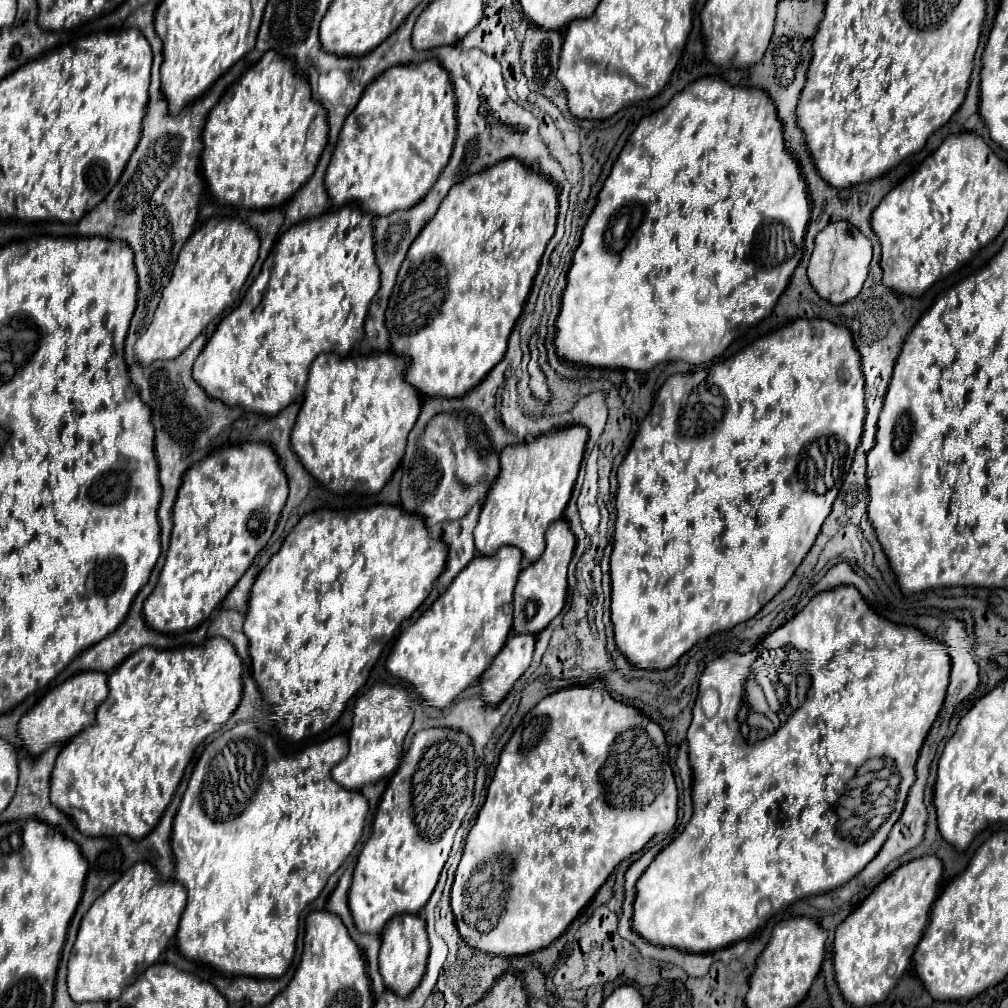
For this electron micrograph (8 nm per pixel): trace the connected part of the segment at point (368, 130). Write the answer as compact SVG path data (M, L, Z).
M428 59L418 65L390 67L366 87L362 99L344 121L324 179L330 201L338 207L356 205L372 215L390 215L400 209L410 209L426 197L446 167L454 147L454 137L456 97L448 71L436 59Z

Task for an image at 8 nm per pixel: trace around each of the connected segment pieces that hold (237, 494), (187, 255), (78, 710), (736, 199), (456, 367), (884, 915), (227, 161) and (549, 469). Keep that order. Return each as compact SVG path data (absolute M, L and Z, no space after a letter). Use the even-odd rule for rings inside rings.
M242 443L226 447L194 463L178 489L178 499L172 513L172 539L162 567L158 585L144 601L144 619L158 633L180 633L198 627L210 613L220 607L230 589L246 573L256 553L266 545L276 529L280 511L288 497L288 477L282 471L276 453L266 443Z
M212 217L202 223L182 247L172 279L164 287L162 301L150 327L134 345L140 367L158 359L176 359L204 331L204 327L228 309L240 295L256 259L260 239L240 219Z
M78 673L52 689L34 709L30 709L18 723L18 737L22 739L26 751L38 757L52 745L64 745L76 733L96 723L96 709L108 697L108 675L106 673Z
M702 77L694 83L688 83L684 91L672 97L672 101L662 107L658 113L644 117L634 133L628 137L622 153L618 155L608 179L604 181L602 191L598 193L596 207L588 217L582 233L582 241L574 251L572 265L566 277L566 287L562 293L562 307L556 319L556 337L554 345L558 355L568 363L602 367L602 369L632 369L632 371L650 371L664 361L688 361L694 365L708 363L720 355L736 337L746 333L752 325L768 317L786 289L796 265L802 257L802 241L806 225L810 219L810 199L808 187L802 179L798 163L784 151L782 123L776 115L772 99L762 89L752 87L734 87L722 77ZM614 213L622 213L628 223L624 233L624 249L614 253L606 245L606 231Z
M504 159L452 185L438 213L412 243L386 309L392 353L410 359L408 369L404 369L404 379L420 395L464 397L502 361L510 331L532 289L540 257L548 239L554 235L556 217L558 187L518 159Z
M920 857L898 867L884 879L836 929L834 937L834 979L840 995L852 1007L882 1003L894 989L898 977L908 969L912 953L928 925L932 903L938 897L942 861Z
M264 53L264 57L254 67L250 67L236 83L226 89L226 93L206 117L202 133L202 175L212 199L220 205L244 209L272 209L284 205L312 177L326 147L326 137L326 109L312 101L308 81L296 77L294 65L282 59L278 53Z
M572 425L536 437L532 443L506 447L500 455L500 475L490 487L480 521L474 529L476 549L482 555L492 555L504 545L514 545L528 561L540 559L544 553L544 531L550 523L562 519L570 499L582 455L588 439L588 429Z

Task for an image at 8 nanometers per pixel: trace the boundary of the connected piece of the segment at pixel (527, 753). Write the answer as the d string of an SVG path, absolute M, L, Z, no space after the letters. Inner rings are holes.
M598 683L586 687L566 687L546 695L536 707L532 707L526 713L526 717L510 737L510 741L506 743L504 751L500 753L500 761L494 779L488 787L486 801L476 817L476 823L468 833L460 865L456 869L456 879L452 885L452 911L462 939L472 949L480 949L484 953L504 955L504 957L528 955L548 947L554 939L558 939L566 931L566 927L596 895L596 891L602 887L602 883L610 877L610 873L616 869L616 865L622 859L640 851L656 833L672 831L672 827L676 825L676 809L678 809L678 789L668 763L668 745L662 729L652 719L648 719L646 715L642 715L638 709L630 705L614 701L610 693Z

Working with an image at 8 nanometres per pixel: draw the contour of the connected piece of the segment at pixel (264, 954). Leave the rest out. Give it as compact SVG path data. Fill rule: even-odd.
M240 723L234 729L226 731L224 735L216 737L200 755L188 789L182 797L180 809L174 817L174 829L172 829L172 853L174 853L174 861L176 861L176 875L174 879L180 881L186 891L188 891L188 905L182 913L178 931L176 931L176 941L178 941L178 949L180 955L184 955L186 959L192 961L200 961L206 965L212 965L214 969L218 969L224 975L250 975L250 977L270 977L276 979L280 975L284 975L284 971L290 967L292 963L292 953L294 953L294 945L296 945L296 935L298 935L298 917L300 911L314 901L320 891L324 889L328 877L342 865L342 861L348 857L348 853L354 849L356 841L362 837L362 827L364 827L364 817L368 813L368 801L362 797L360 791L350 791L344 789L340 785L336 785L336 781L332 781L332 767L342 761L348 755L348 739L344 735L332 737L326 743L320 745L312 745L306 747L304 751L296 753L296 755L284 755L276 743L272 741L272 737L264 731L260 731L254 723Z

